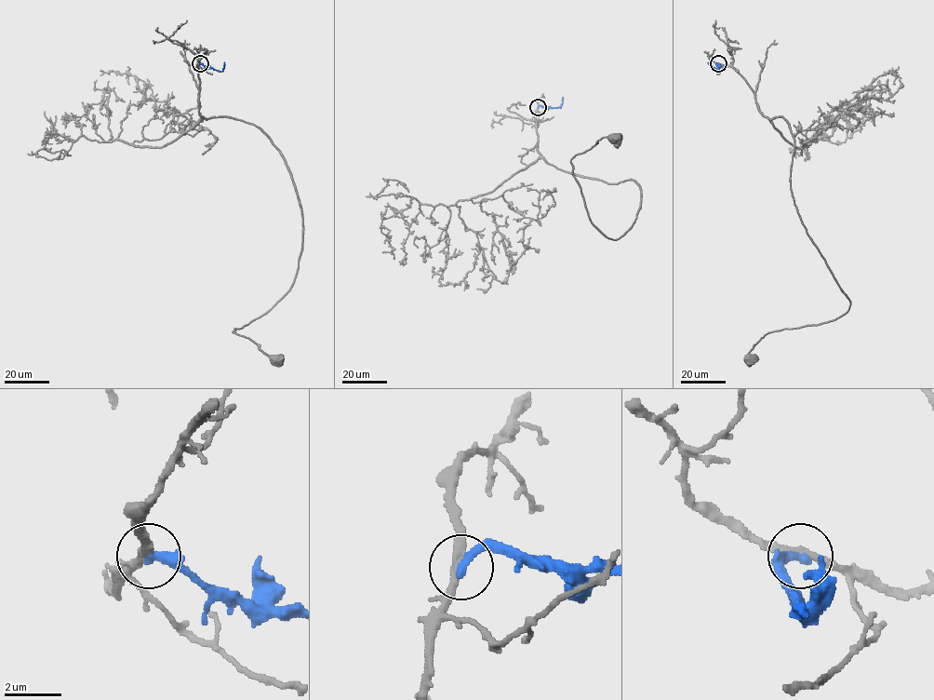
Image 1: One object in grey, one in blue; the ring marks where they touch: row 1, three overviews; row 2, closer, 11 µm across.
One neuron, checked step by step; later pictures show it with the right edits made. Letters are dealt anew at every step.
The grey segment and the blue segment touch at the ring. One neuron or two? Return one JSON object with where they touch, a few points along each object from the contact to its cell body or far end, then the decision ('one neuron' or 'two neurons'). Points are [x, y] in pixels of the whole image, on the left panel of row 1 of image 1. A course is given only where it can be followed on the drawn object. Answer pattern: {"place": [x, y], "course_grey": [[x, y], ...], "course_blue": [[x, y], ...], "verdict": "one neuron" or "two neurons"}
{"place": [200, 63], "course_grey": [[199, 63], [199, 114], [256, 126], [280, 153], [300, 208], [302, 250], [290, 289], [233, 331], [281, 359]], "course_blue": [[200, 63], [221, 71], [224, 62]], "verdict": "two neurons"}

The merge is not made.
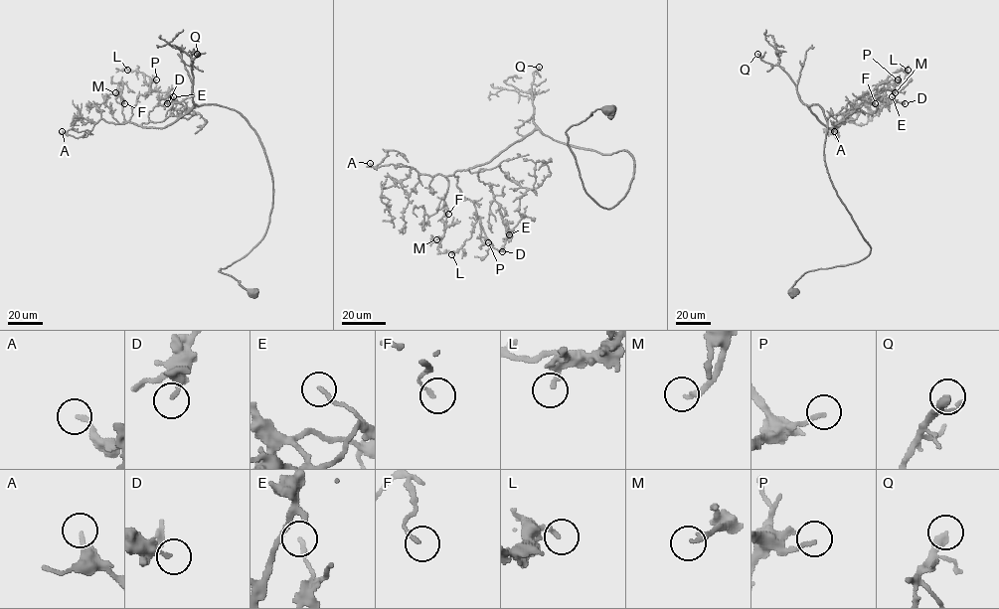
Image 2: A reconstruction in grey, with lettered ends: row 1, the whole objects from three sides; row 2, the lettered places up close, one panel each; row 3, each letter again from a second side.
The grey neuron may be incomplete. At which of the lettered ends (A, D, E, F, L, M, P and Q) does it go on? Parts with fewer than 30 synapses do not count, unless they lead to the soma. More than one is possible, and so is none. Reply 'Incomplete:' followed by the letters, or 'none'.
Incomplete: M, Q

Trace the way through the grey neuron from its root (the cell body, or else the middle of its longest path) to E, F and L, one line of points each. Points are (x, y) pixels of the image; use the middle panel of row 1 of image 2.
E: (613, 109), (566, 132), (583, 190), (612, 208), (633, 178), (626, 150), (536, 128), (469, 169), (509, 234)
F: (613, 109), (566, 132), (583, 190), (612, 208), (632, 156), (536, 128), (445, 176), (448, 214)
L: (613, 109), (566, 132), (583, 190), (612, 208), (632, 156), (536, 128), (453, 174), (478, 218), (451, 254)

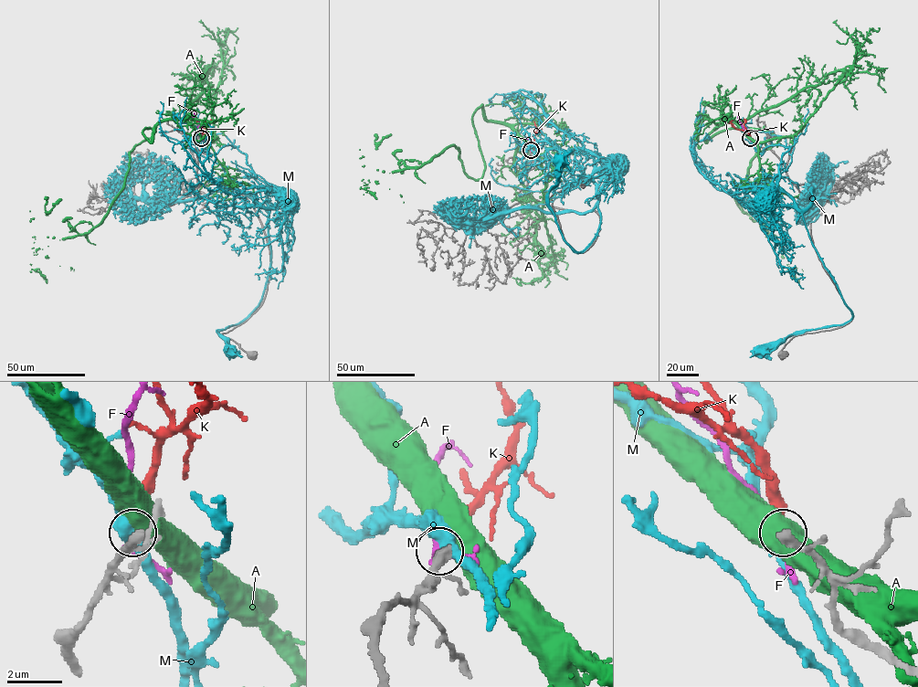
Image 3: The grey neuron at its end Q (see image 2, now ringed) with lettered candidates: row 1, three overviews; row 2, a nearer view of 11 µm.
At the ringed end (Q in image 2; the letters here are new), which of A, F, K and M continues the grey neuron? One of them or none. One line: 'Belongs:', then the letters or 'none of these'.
Belongs: K

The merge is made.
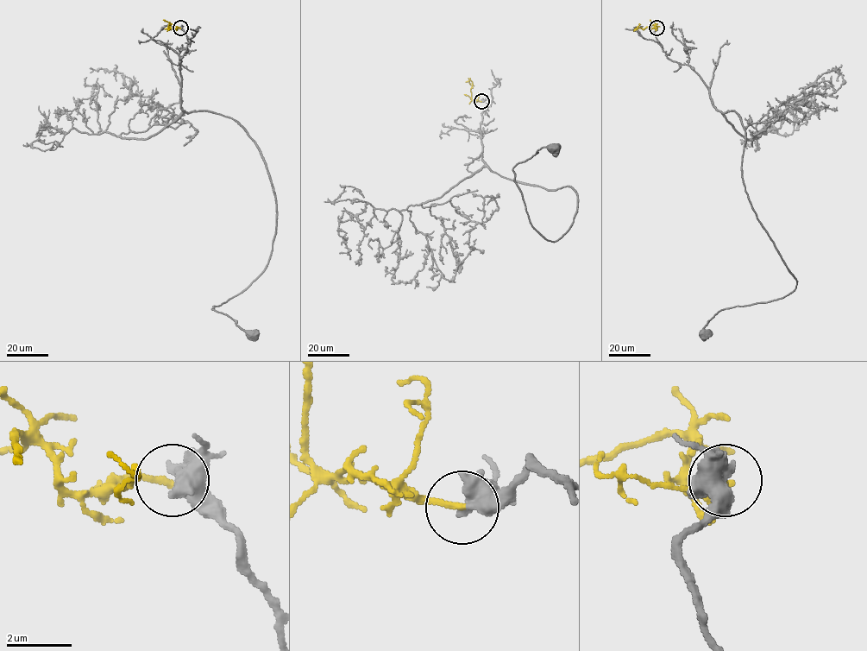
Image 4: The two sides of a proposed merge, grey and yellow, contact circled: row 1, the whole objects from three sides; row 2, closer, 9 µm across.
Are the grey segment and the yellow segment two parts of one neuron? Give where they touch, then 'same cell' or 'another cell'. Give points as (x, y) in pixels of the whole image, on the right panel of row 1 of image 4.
at (656, 28); same cell

